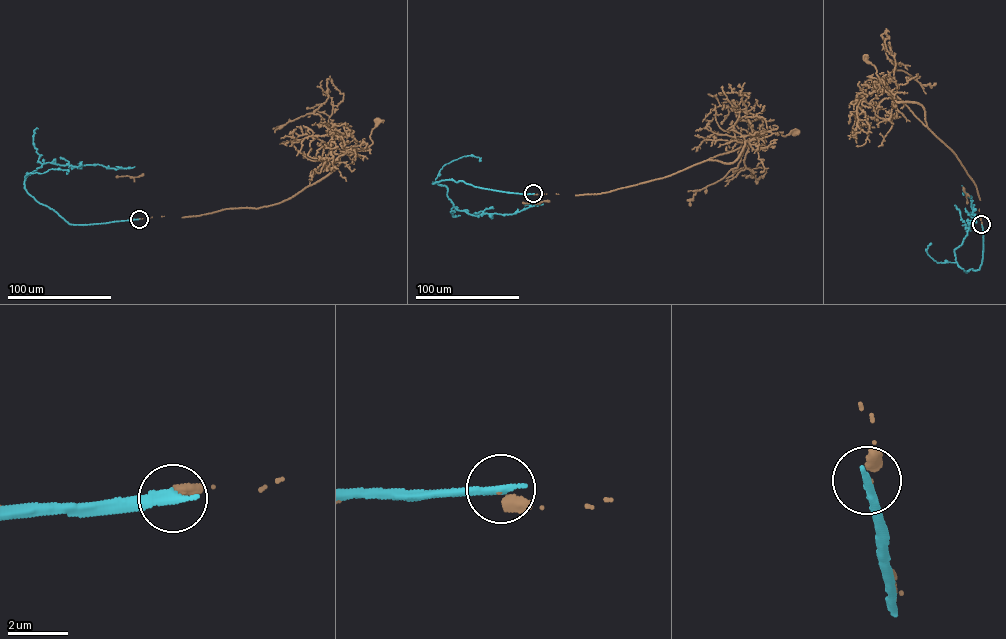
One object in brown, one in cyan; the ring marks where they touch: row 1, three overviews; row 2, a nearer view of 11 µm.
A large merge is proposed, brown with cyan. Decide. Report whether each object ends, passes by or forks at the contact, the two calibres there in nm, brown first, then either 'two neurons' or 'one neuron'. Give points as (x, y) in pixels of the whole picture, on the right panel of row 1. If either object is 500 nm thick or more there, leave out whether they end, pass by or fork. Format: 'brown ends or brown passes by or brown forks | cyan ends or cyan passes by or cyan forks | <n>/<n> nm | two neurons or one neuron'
brown ends | cyan ends | 320/360 nm | two neurons

